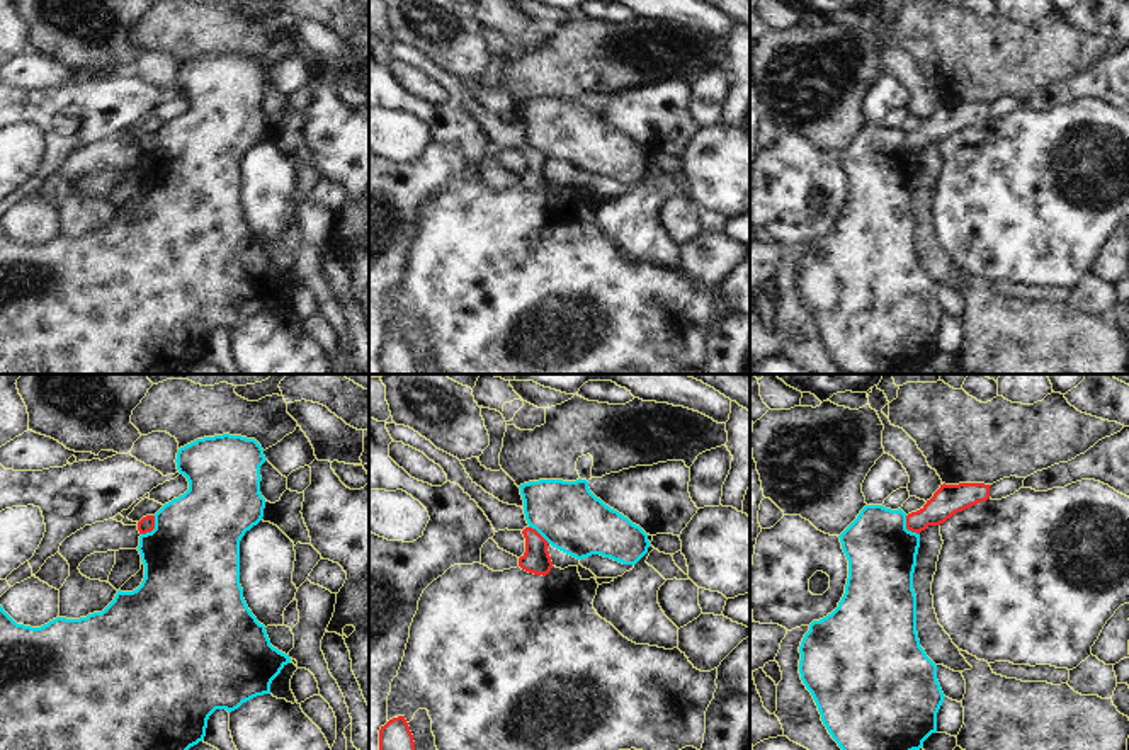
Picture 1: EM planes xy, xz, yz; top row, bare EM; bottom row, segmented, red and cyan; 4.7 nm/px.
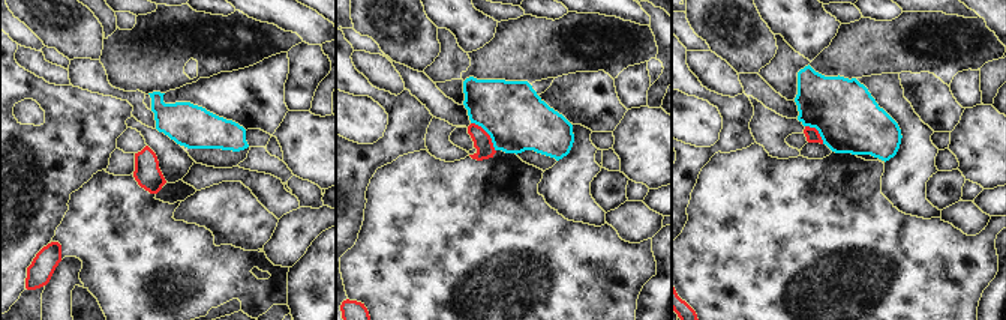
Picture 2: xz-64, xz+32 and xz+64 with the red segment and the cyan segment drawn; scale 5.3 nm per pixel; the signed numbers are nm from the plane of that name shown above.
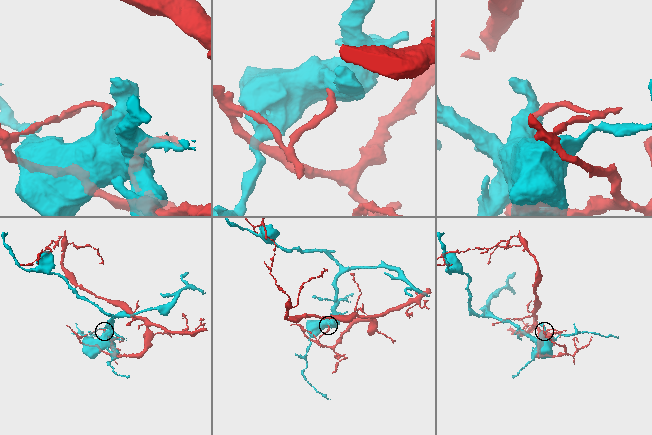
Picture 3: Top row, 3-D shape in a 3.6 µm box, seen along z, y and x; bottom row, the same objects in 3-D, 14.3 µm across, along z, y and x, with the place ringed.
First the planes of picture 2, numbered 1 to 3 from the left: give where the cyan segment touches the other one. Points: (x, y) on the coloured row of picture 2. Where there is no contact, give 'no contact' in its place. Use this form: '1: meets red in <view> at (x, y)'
1: no contact
2: meets red in xz+32 at (488, 134)
3: meets red in xz+64 at (817, 131)

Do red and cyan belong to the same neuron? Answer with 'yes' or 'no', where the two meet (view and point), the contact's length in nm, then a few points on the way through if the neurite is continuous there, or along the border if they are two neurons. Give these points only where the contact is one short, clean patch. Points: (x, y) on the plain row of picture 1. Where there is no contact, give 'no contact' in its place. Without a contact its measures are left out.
no; meets red in xy at (153, 147); contact 120 nm long; border along xy (155, 135), (155, 145), (141, 153)

